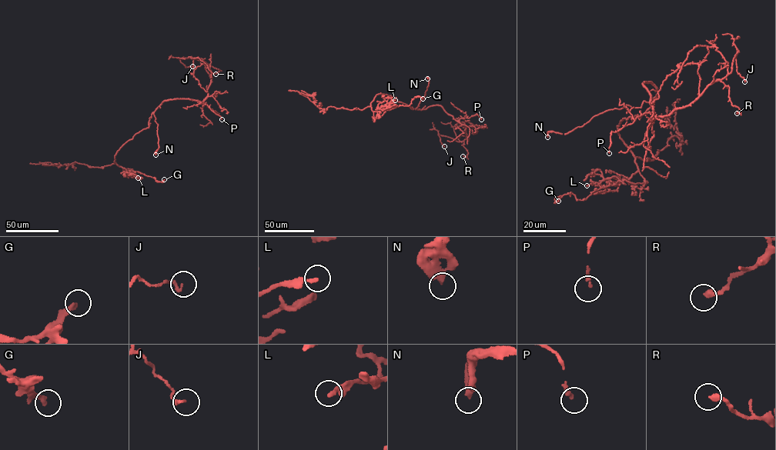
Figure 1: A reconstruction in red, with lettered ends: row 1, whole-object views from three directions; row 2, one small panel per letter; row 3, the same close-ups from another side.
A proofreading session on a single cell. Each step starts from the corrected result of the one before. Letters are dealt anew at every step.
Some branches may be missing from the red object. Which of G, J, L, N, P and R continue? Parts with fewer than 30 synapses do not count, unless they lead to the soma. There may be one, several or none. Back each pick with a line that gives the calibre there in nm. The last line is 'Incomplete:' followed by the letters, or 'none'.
N: calibre 240 nm
R: calibre 280 nm
Incomplete: N, R

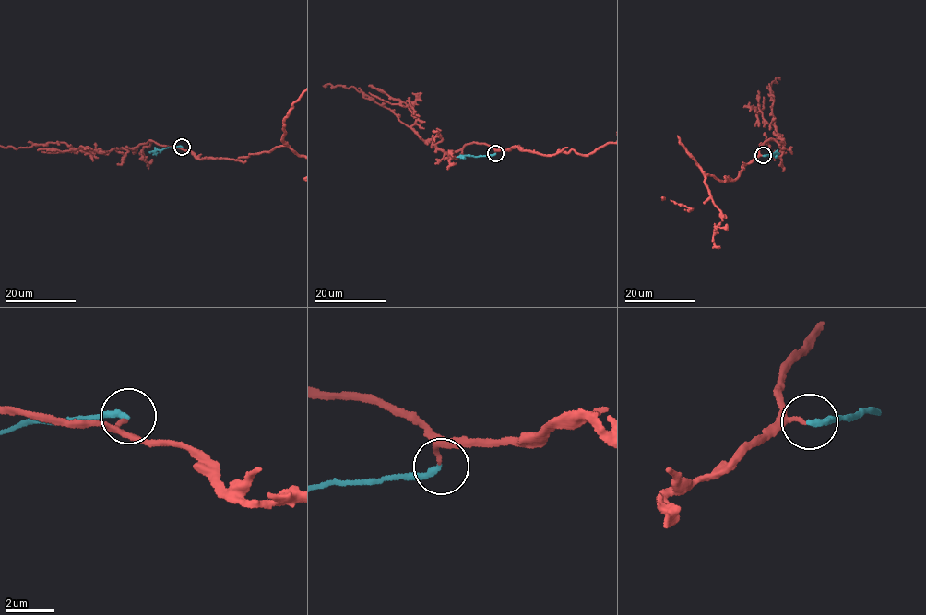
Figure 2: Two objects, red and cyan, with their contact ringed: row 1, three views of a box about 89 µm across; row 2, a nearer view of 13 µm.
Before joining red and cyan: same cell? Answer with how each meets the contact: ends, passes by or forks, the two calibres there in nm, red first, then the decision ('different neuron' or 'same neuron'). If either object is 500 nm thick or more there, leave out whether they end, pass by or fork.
red ends there; cyan ends there; 160 nm thick on the red side, 240 nm on the other; same neuron

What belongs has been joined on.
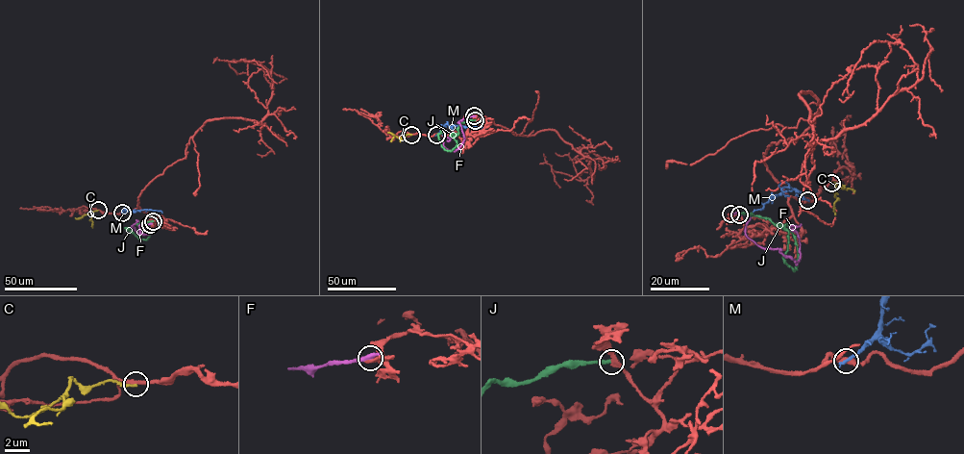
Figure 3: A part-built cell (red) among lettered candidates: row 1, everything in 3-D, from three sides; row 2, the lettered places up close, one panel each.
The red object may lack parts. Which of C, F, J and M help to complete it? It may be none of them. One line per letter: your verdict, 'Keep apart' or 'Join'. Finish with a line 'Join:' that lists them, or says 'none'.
C: Keep apart
F: Keep apart
J: Keep apart
M: Keep apart
Join: none

